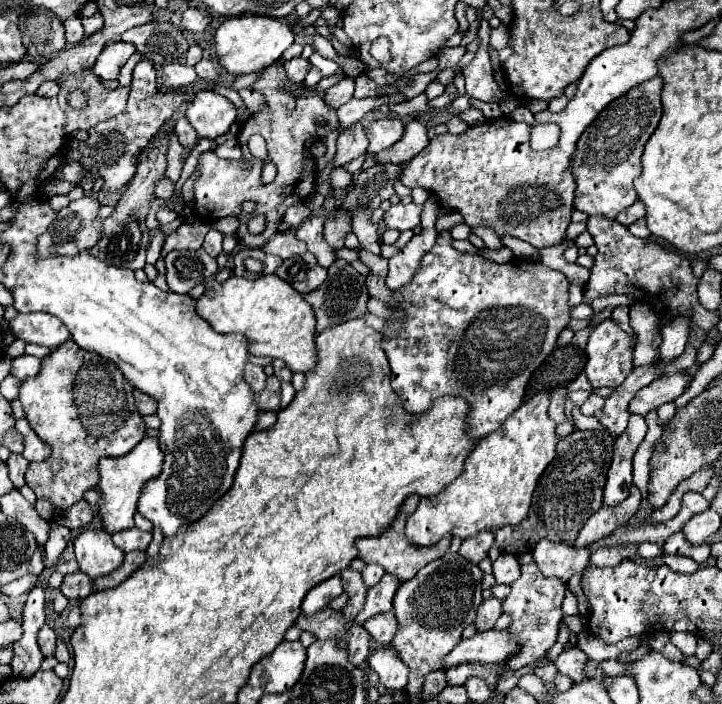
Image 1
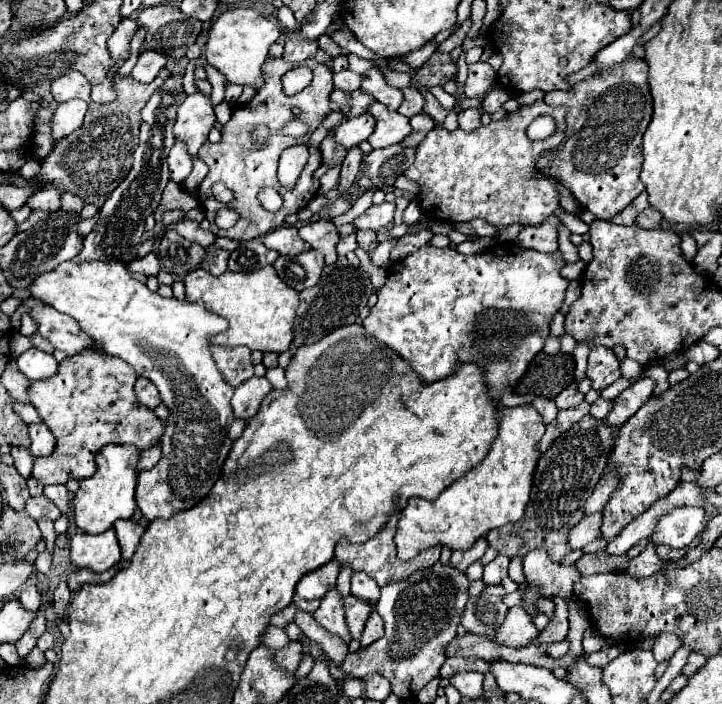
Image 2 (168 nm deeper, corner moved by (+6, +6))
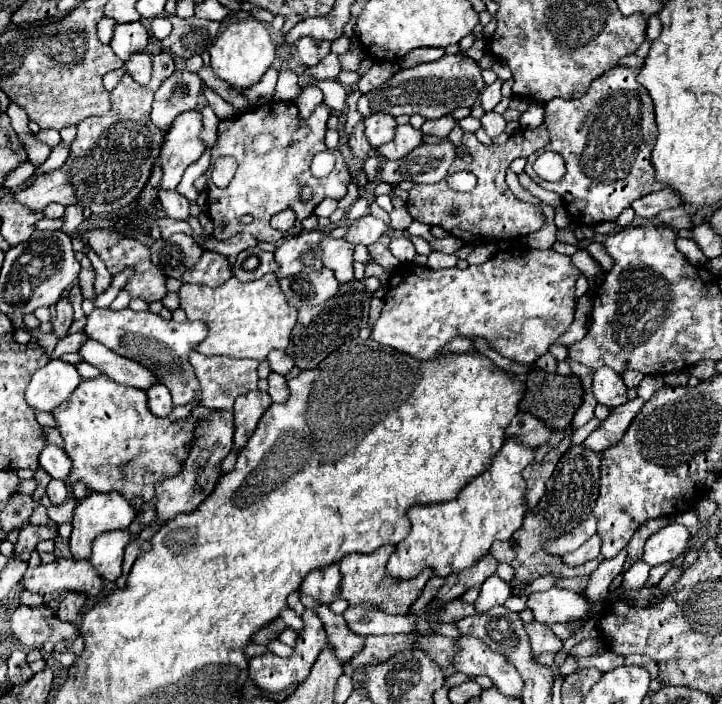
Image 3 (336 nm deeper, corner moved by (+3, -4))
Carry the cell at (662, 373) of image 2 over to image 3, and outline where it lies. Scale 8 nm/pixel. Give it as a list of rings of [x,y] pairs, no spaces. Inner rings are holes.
[[[646,376],[638,386],[638,396],[644,400],[650,400],[656,388],[662,388],[662,386],[664,386],[664,380],[660,376]]]

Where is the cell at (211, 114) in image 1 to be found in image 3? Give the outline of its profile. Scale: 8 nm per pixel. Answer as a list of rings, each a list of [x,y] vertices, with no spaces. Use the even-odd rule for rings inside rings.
[[[196,110],[182,112],[174,120],[170,132],[166,134],[160,154],[162,180],[158,188],[174,190],[180,184],[184,170],[202,156],[204,144],[200,140],[200,130],[202,130],[202,114]]]

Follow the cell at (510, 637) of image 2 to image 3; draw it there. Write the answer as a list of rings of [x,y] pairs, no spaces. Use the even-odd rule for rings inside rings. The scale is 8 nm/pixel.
[[[532,622],[526,626],[526,632],[530,636],[530,644],[532,644],[532,652],[534,654],[542,654],[542,652],[558,652],[562,650],[564,642],[550,630],[550,626],[546,624],[538,624]]]

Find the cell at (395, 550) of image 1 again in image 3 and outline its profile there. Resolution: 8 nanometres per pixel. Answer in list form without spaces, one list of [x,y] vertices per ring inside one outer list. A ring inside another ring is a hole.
[[[382,546],[372,554],[348,554],[344,556],[340,564],[340,574],[342,574],[342,584],[340,584],[340,598],[344,598],[350,606],[358,604],[368,604],[372,608],[378,608],[388,614],[408,614],[410,606],[416,602],[420,596],[424,584],[432,576],[428,574],[418,574],[410,580],[394,580],[386,574],[386,562],[388,556],[394,552],[394,546]]]

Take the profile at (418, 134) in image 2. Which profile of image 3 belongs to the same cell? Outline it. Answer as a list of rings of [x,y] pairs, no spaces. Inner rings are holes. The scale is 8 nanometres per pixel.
[[[442,116],[438,120],[426,120],[426,124],[422,126],[422,132],[424,136],[432,134],[438,138],[446,138],[454,126],[456,126],[456,120],[452,116]]]

